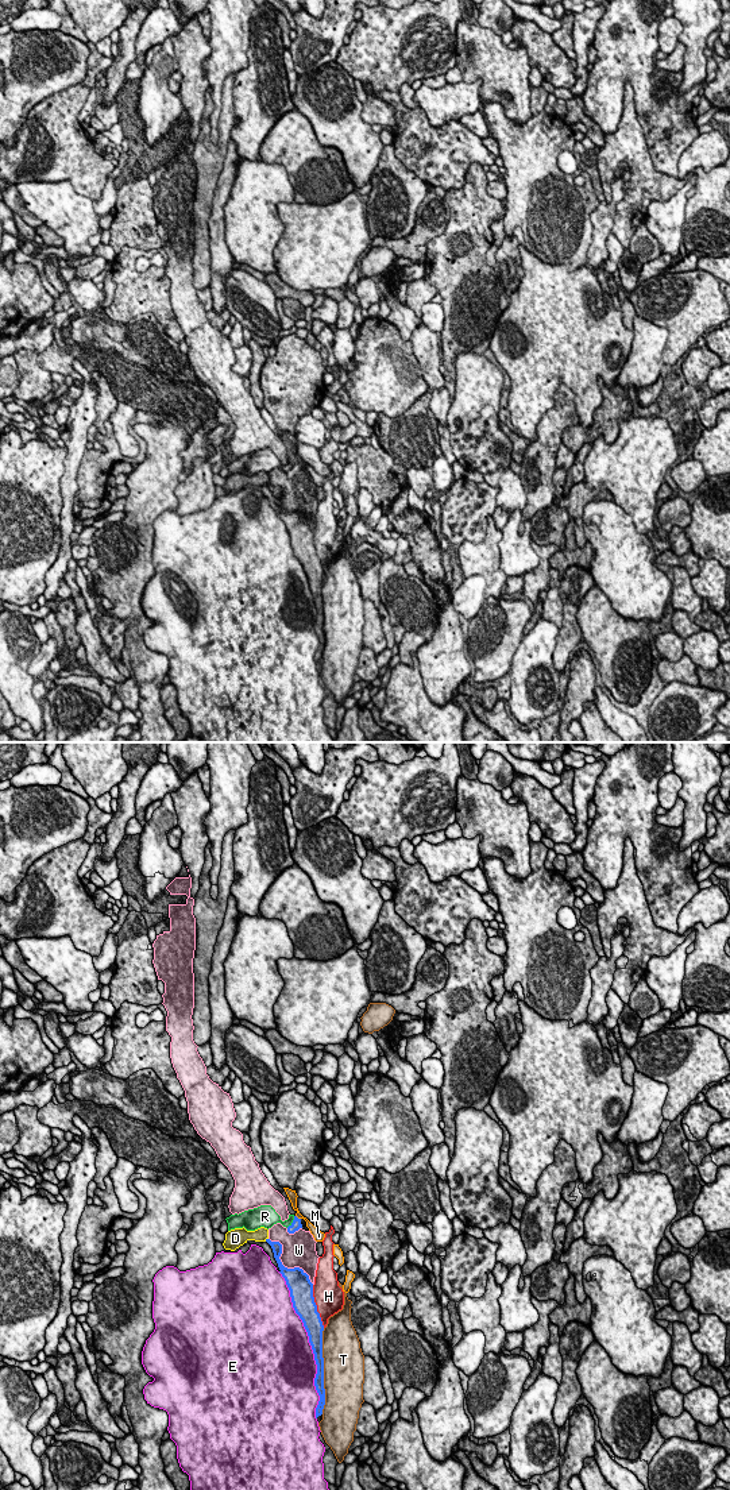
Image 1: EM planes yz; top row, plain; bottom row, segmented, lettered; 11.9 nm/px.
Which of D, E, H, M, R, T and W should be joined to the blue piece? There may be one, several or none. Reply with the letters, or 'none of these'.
none of these

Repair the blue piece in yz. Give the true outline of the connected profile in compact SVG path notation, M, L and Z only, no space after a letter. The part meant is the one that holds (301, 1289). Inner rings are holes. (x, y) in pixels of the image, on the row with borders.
M266 1239L271 1246L274 1258L278 1263L279 1273L286 1281L290 1290L290 1297L296 1313L304 1323L304 1327L309 1336L309 1343L312 1346L314 1360L317 1364L317 1374L314 1378L314 1386L320 1396L318 1405L316 1408L316 1418L322 1414L325 1405L325 1389L324 1389L324 1358L322 1358L322 1331L324 1325L317 1312L317 1305L313 1297L313 1284L309 1275L300 1267L287 1269L282 1265L279 1257L282 1254L282 1244L279 1242L271 1242Z

